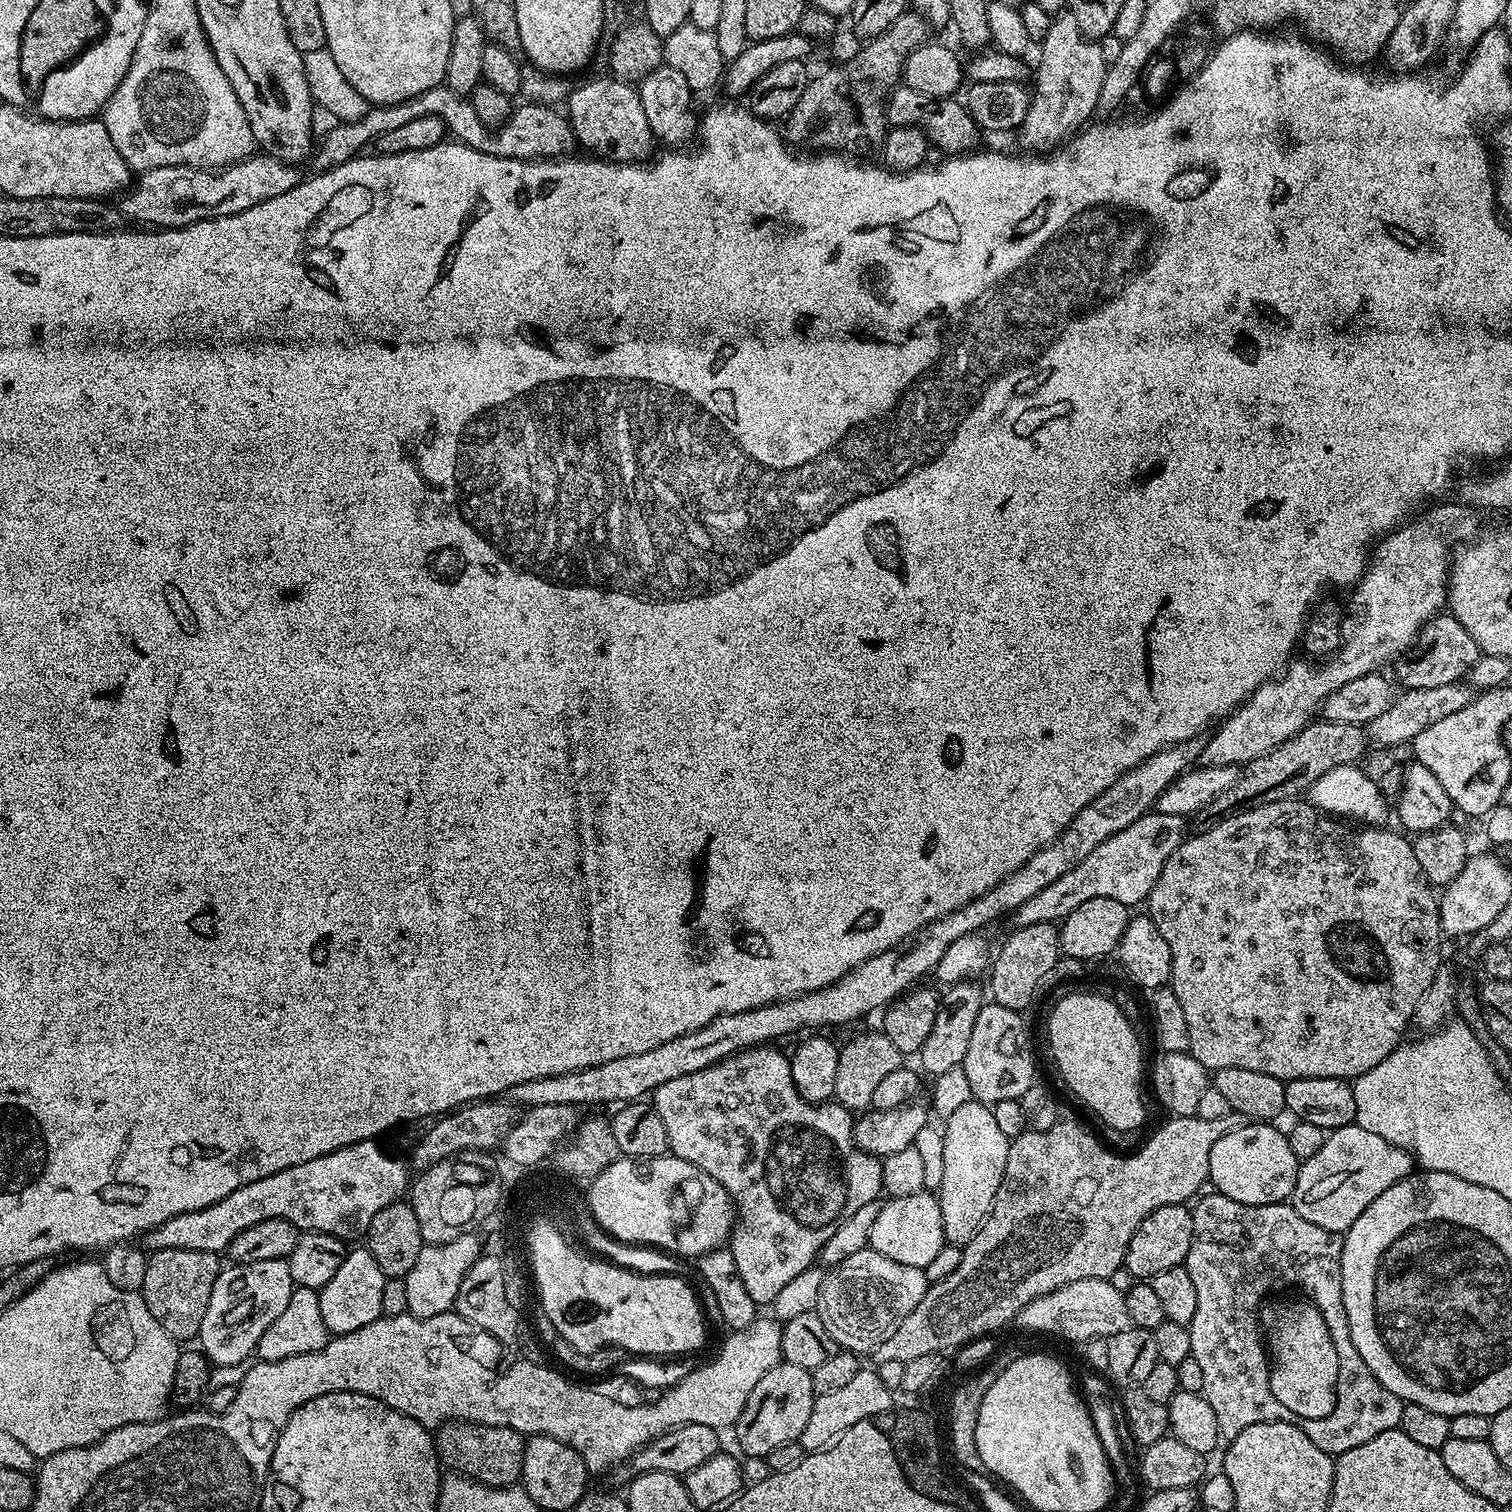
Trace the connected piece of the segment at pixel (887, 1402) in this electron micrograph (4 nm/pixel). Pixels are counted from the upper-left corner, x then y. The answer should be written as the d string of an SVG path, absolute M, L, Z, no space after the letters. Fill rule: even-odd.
M861 1367L858 1374L850 1383L843 1385L839 1390L830 1390L830 1394L822 1394L816 1397L814 1410L810 1410L810 1419L806 1421L806 1427L802 1429L799 1443L804 1447L805 1453L824 1452L832 1445L833 1440L840 1436L850 1426L858 1426L863 1420L875 1421L876 1416L888 1412L892 1408L893 1389L882 1382L879 1371Z

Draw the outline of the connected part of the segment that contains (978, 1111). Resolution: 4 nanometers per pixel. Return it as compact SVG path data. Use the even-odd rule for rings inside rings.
M970 1099L945 1119L943 1128L944 1171L941 1184L984 1184L984 1196L997 1196L1005 1176L1011 1139L999 1129L992 1109Z

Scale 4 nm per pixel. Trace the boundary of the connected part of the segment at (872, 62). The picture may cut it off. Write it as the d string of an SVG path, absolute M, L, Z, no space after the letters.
M905 10L881 36L871 37L865 43L868 45L864 52L858 53L849 64L844 64L841 68L828 68L821 76L813 75L806 90L802 90L802 98L798 98L798 106L794 106L794 110L786 117L787 139L793 145L805 144L808 147L805 149L808 150L852 154L855 148L860 148L867 142L868 136L883 137L886 131L885 101L901 79L910 53L929 39L928 31L930 25L925 16L915 10Z

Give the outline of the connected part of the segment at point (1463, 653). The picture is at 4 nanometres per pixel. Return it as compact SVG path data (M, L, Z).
M1437 614L1424 625L1412 647L1395 661L1394 680L1405 689L1455 684L1467 677L1468 671L1481 655L1478 642L1474 642L1474 638L1466 634L1466 626L1462 626L1462 622L1455 620L1451 614Z

